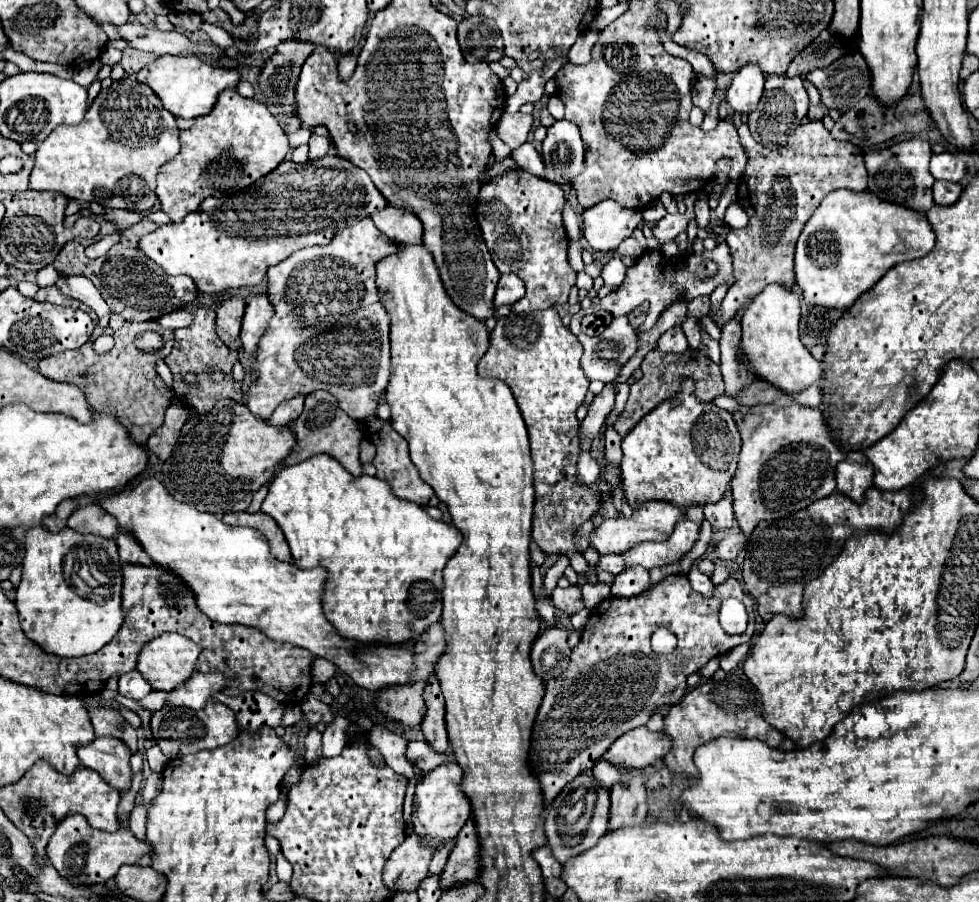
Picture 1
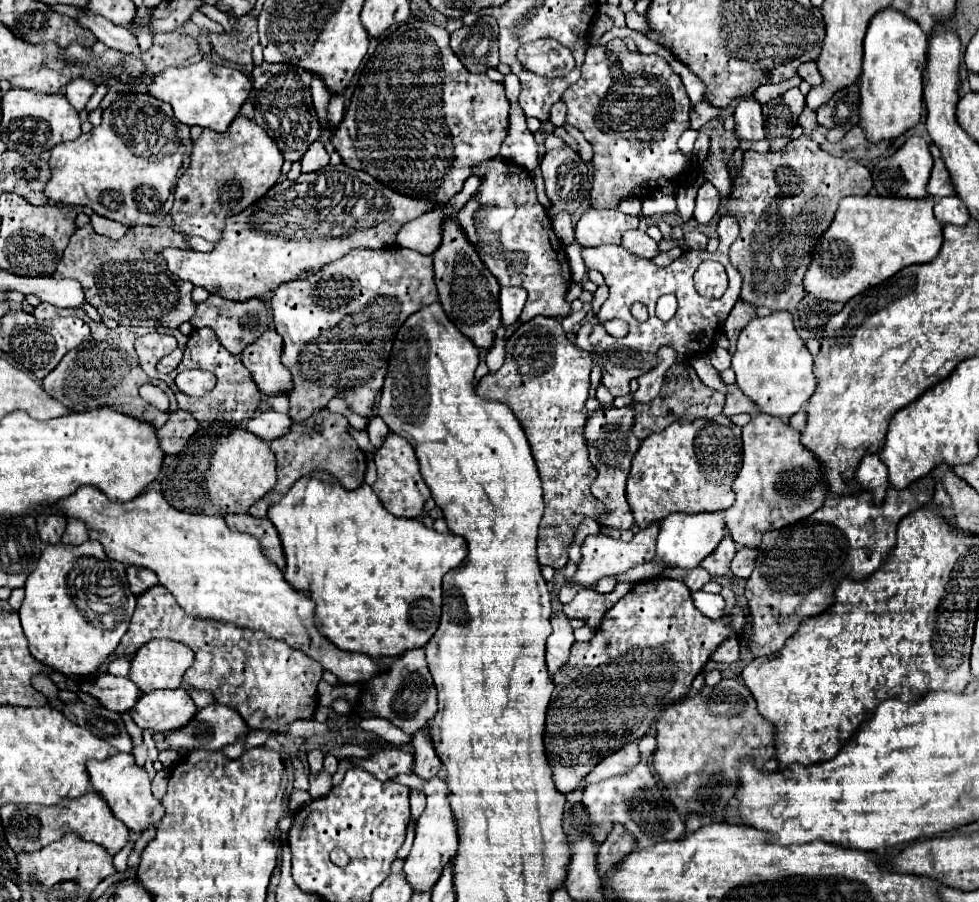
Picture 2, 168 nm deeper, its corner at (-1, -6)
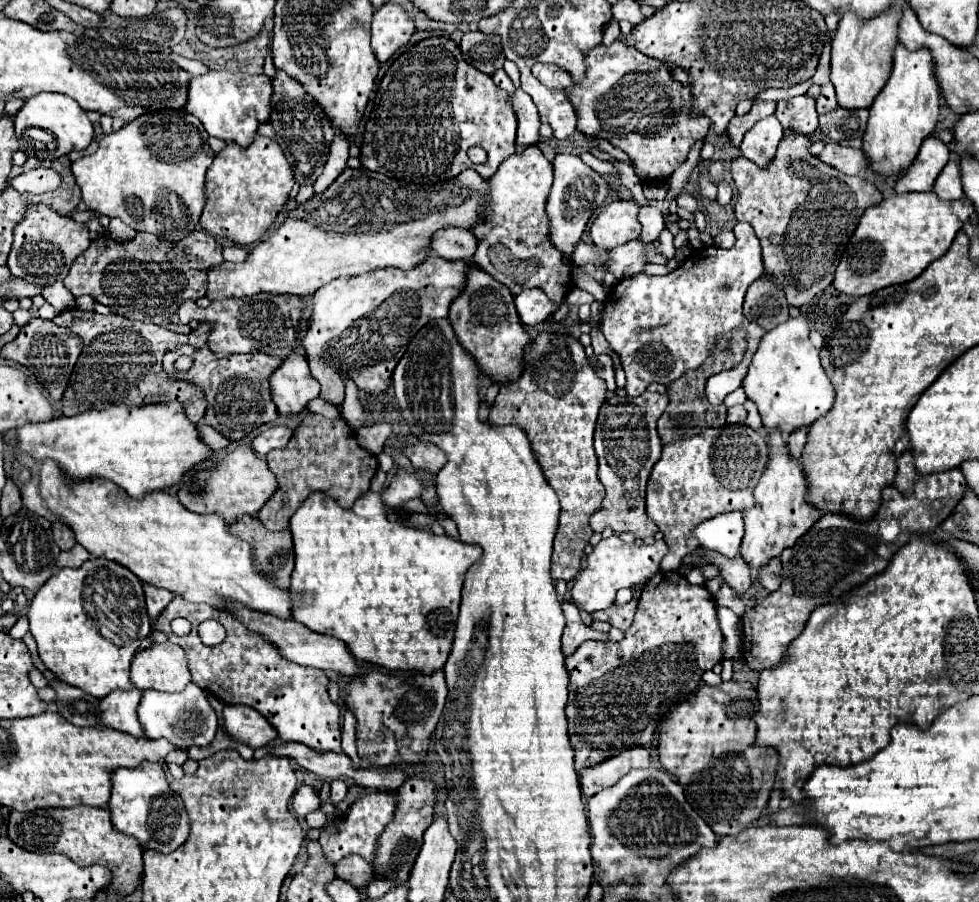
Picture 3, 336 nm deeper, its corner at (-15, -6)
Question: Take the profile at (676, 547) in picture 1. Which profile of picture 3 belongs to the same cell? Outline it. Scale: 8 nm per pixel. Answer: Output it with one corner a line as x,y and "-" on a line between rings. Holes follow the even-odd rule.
739,511
715,515
715,519
707,519
707,521
699,523
699,525
695,525
691,535
699,541
699,547
713,549
713,551
721,553
723,557
735,557
739,553
741,539
743,539
743,515

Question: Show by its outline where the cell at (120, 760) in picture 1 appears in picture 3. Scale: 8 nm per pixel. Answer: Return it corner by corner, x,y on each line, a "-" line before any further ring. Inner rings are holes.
143,761
139,767
115,769
111,775
111,783
113,789
109,811
117,831
133,835
143,849
157,849
163,853
169,853
185,843
189,835
187,811
181,797
177,793
171,793
161,763

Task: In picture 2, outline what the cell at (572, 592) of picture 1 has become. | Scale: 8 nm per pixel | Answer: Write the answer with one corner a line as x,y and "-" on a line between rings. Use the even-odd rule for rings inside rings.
617,583
615,591
609,593
609,595
601,595
597,591
579,591
575,595
575,599
563,607
563,613
571,619
571,617
577,617
577,619
583,619
591,629
599,629
601,625
601,619
605,617
605,613
619,601
623,599
629,589
633,585
631,583

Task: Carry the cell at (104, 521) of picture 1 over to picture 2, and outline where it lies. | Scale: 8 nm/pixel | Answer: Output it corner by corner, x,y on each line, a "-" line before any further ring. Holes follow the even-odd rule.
69,521
67,523
67,531
65,531
61,543
63,545
75,545
77,547
77,545
85,543
87,539
89,539
89,535
87,535
85,523
81,523
81,521

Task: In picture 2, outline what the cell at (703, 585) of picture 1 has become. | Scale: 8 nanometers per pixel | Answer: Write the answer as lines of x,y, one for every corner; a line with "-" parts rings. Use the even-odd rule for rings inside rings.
695,591
695,593
693,593
693,601
695,601
697,609
699,609
705,617
709,617
709,619
721,619
721,617
723,617
725,601
723,601
721,595

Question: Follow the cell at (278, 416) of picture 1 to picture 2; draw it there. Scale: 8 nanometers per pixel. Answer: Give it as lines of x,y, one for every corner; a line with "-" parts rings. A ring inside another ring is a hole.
265,411
259,413
257,417
249,419
245,429
249,433
253,433
255,437
263,439
263,441
273,441
283,437
291,427
291,419
285,413
277,413
277,411

